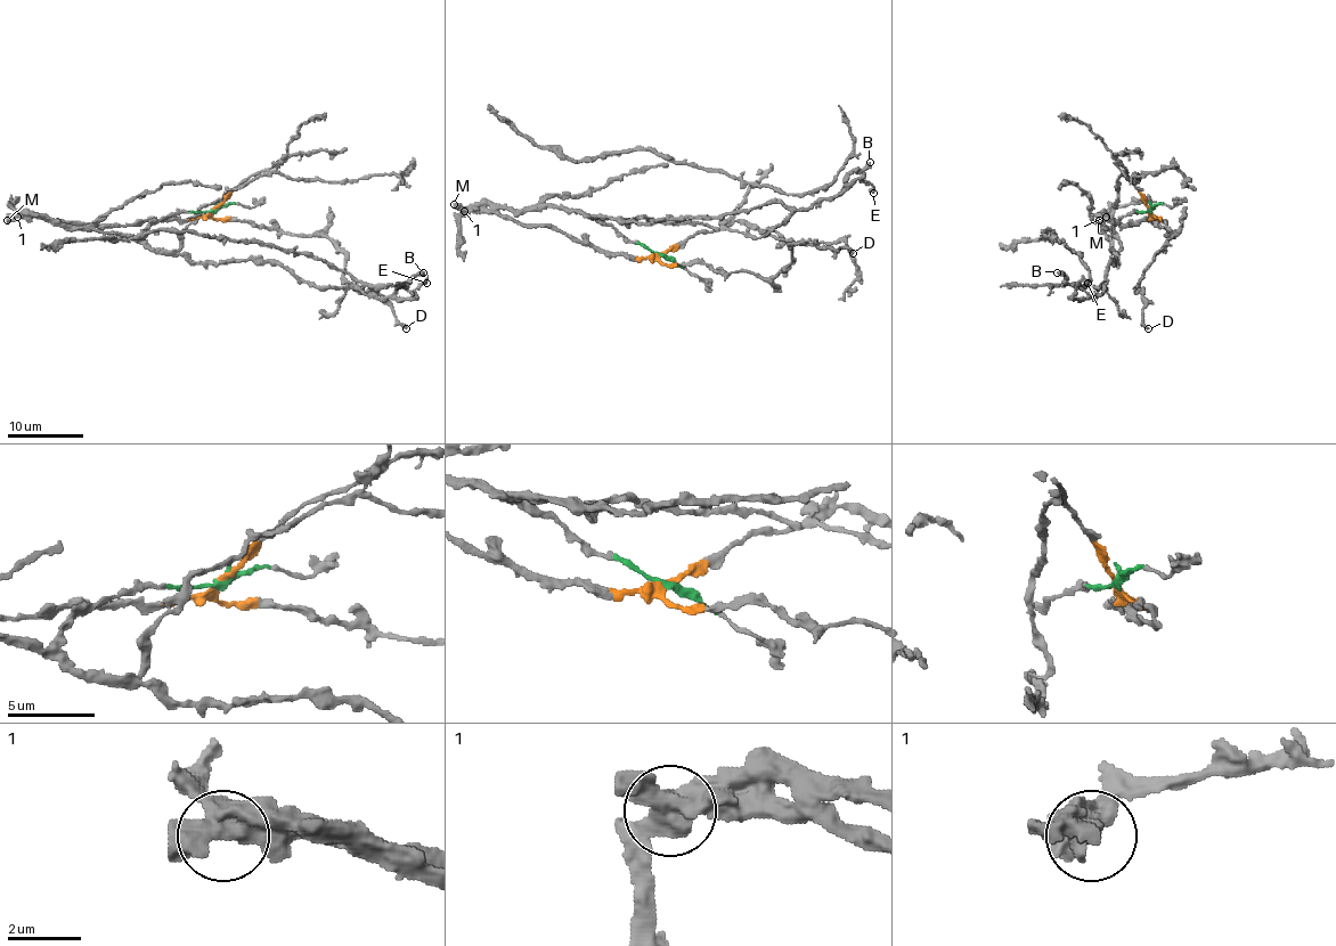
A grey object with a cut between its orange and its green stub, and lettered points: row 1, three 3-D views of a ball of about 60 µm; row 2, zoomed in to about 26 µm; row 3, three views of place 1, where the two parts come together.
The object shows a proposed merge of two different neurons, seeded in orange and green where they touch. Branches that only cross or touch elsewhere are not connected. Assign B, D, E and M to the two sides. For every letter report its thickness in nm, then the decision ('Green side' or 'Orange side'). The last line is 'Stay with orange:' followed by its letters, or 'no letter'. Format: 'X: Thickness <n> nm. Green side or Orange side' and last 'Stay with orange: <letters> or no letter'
B: Thickness 480 nm. Green side
D: Thickness 220 nm. Orange side
E: Thickness 360 nm. Green side
M: Thickness 600 nm. Orange side
Stay with orange: D, M

